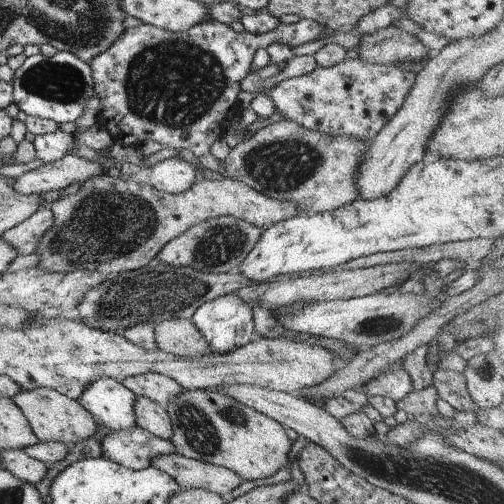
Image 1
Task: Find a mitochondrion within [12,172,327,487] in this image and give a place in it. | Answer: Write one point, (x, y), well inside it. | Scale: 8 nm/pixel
(103, 226)

